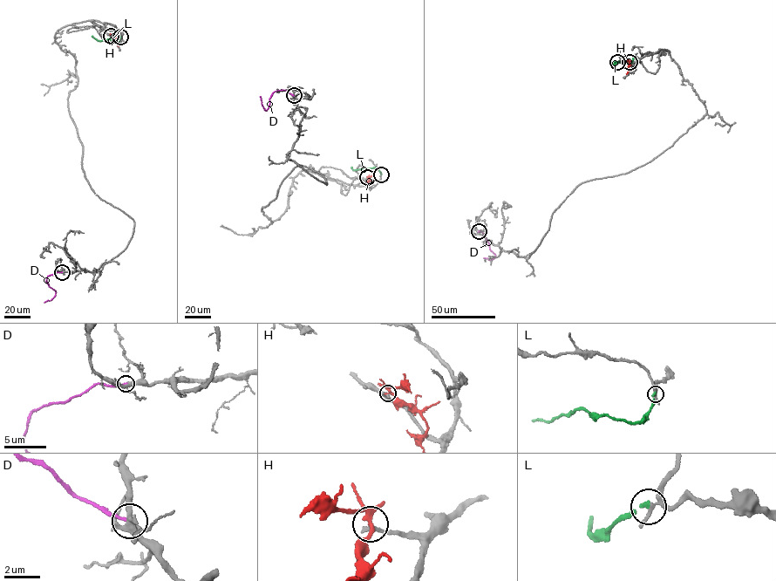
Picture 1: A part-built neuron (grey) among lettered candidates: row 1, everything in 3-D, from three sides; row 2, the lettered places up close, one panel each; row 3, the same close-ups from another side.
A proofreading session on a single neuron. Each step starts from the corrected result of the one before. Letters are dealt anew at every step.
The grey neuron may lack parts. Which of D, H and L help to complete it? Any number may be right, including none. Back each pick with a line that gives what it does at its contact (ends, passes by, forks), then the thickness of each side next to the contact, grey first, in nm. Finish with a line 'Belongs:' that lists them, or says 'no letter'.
L: it ends | 180/200 nm
Belongs: L

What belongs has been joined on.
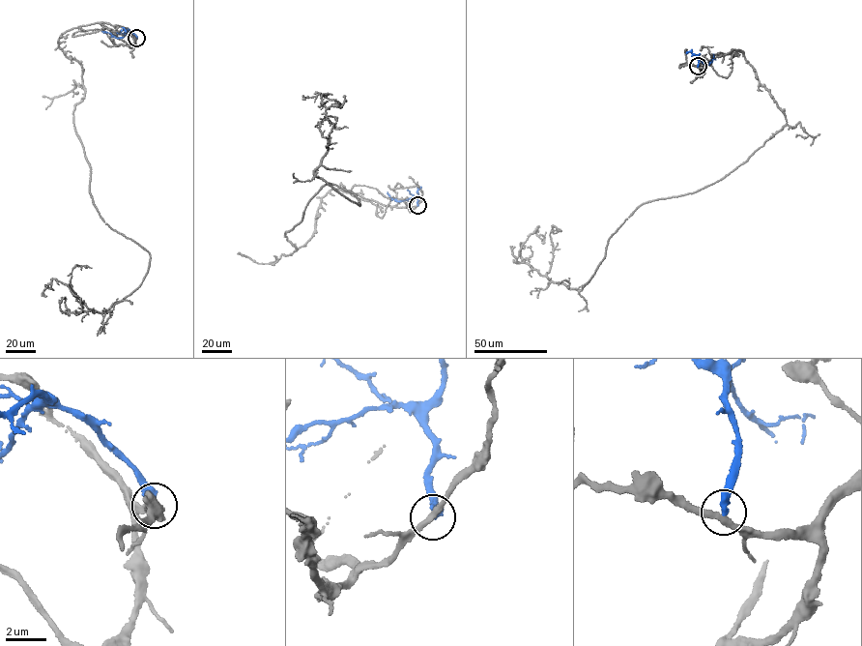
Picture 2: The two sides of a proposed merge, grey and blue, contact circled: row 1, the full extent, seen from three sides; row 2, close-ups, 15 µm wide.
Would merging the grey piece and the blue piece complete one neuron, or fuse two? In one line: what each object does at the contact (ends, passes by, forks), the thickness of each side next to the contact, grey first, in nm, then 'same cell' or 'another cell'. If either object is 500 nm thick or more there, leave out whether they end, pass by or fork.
grey passes by; blue ends there; 280 nm thick on the grey side, 340 nm on the other; another cell

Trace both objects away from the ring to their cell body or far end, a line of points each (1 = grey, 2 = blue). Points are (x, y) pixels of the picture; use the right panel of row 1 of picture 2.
1: (698, 67), (743, 51), (787, 124), (716, 182), (637, 208), (581, 290), (517, 263), (538, 226), (541, 243)
2: (698, 66), (698, 56), (707, 65), (714, 57), (713, 53)

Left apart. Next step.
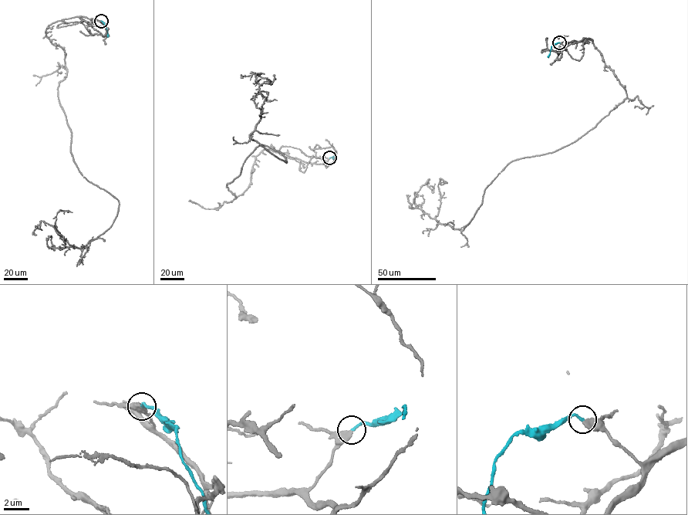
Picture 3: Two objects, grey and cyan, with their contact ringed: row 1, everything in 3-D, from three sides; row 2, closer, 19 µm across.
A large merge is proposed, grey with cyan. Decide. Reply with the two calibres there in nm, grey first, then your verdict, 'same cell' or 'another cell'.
480 nm thick on the grey side, 200 nm on the other; same cell

